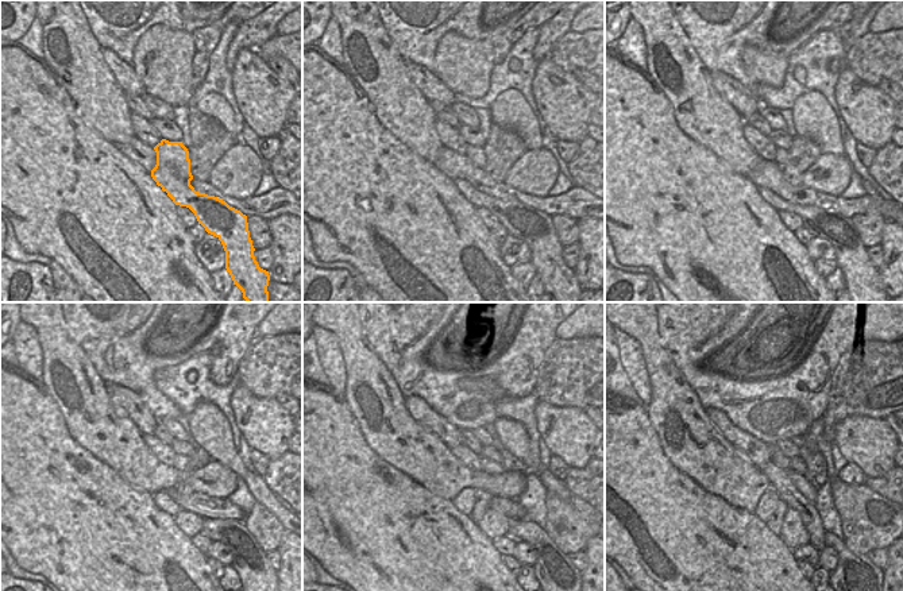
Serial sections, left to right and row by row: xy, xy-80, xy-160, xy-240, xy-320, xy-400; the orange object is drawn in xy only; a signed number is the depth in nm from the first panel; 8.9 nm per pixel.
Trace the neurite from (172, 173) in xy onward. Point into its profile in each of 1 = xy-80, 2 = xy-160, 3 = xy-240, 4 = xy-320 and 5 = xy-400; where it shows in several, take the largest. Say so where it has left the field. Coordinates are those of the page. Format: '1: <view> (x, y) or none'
1: xy-80 (523, 221)
2: xy-160 (852, 258)
3: xy-240 (255, 574)
4: xy-320 (555, 572)
5: xy-400 (856, 576)

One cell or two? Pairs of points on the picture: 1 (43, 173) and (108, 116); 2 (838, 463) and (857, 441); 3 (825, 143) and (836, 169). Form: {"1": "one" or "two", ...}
{"1": "two", "2": "two", "3": "two"}

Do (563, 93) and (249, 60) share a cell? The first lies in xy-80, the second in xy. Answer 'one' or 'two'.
one

